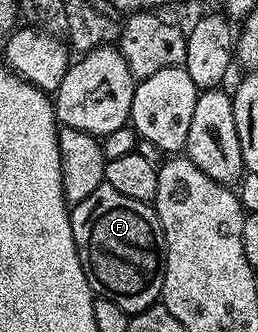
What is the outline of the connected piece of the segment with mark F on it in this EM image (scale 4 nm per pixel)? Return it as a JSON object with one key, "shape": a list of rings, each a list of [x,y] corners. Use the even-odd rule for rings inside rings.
{"shape":[[[104,183],[93,195],[74,205],[70,215],[81,267],[96,298],[112,300],[130,315],[145,311],[160,300],[167,244],[159,217],[148,202],[129,199]]]}

